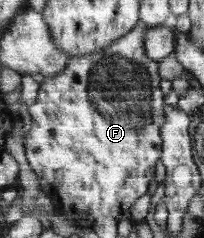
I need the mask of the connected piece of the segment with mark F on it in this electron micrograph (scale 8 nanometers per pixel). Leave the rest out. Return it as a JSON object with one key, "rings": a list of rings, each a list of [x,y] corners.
{"rings":[[[140,20],[130,34],[112,46],[71,58],[63,73],[42,79],[37,102],[28,109],[32,118],[25,146],[28,164],[37,174],[41,190],[53,198],[57,211],[66,217],[77,220],[102,214],[127,221],[135,200],[154,187],[155,166],[164,147],[161,127],[167,120],[167,95],[161,86],[160,64],[148,58],[144,48],[148,28]]]}

